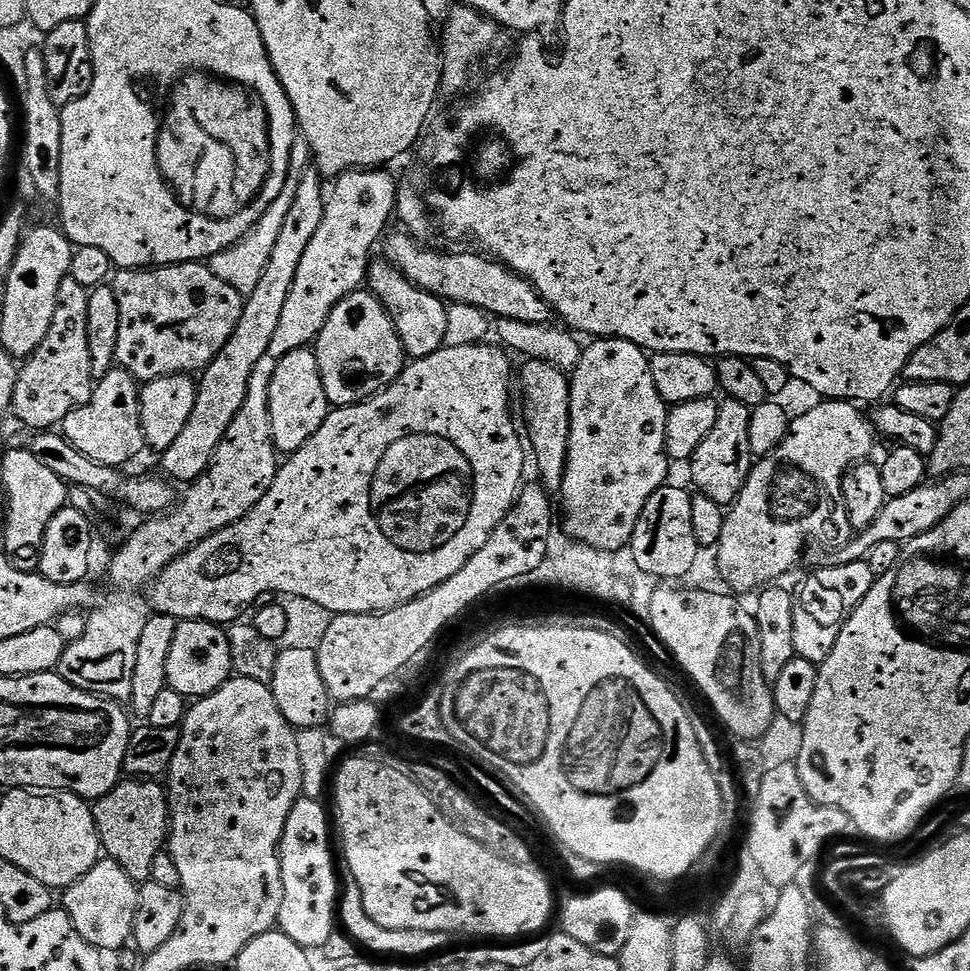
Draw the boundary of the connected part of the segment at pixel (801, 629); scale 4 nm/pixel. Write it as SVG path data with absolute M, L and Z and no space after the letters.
M867 559L855 560L849 564L835 564L833 568L825 568L823 566L817 568L817 572L810 573L797 588L794 588L792 601L794 602L794 650L796 651L796 655L801 660L819 666L826 658L830 658L830 650L834 650L834 642L838 642L838 634L842 634L842 626L850 618L850 614L854 614L854 610L860 605L862 598L866 598L866 594L870 594L870 590L876 581L876 575L874 574L874 570L870 570Z

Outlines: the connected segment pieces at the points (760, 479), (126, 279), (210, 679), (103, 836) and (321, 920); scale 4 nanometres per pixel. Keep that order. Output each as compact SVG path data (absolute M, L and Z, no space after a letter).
M846 400L816 402L788 426L784 441L768 456L761 456L753 463L746 486L727 509L722 538L714 549L716 568L729 584L731 591L752 592L771 585L784 576L800 560L804 547L813 540L816 544L843 545L852 539L854 529L842 498L842 482L855 464L867 461L872 452L874 429L867 415L859 412L855 403Z
M193 262L190 264L165 264L154 268L141 268L139 270L120 270L115 273L117 276L110 281L112 293L118 298L118 350L116 351L116 364L129 372L137 382L158 380L167 376L183 376L185 374L200 374L208 367L208 363L230 342L234 330L238 326L238 318L242 318L245 297L240 295L234 286L226 286L222 278L218 278L208 269L207 263Z
M181 620L176 625L174 646L170 646L170 662L166 662L168 687L186 698L208 696L233 675L228 633L221 625L205 620Z
M128 778L123 782L117 784L114 790L110 790L105 796L100 797L99 800L95 801L94 807L92 808L92 816L96 819L96 829L100 835L100 847L106 853L107 859L118 862L118 866L122 866L122 870L131 880L137 882L147 882L152 878L152 863L154 858L159 852L165 851L166 841L170 835L170 821L168 818L168 794L163 787L160 788L155 779L152 778Z
M301 795L300 799L298 799L294 802L294 806L292 807L292 809L290 810L290 814L286 818L286 830L282 830L282 838L280 839L280 847L279 847L279 849L280 849L280 869L282 870L282 910L280 911L278 928L279 928L279 931L284 932L286 934L286 938L290 938L291 940L293 940L294 943L297 944L297 946L299 948L303 948L305 950L313 950L312 948L322 947L323 944L326 943L327 940L331 938L332 927L335 929L338 924L338 897L340 895L341 885L338 883L338 876L337 876L337 880L336 880L336 864L334 861L332 861L332 844L330 841L328 841L328 820L329 820L329 824L330 824L330 812L329 812L329 809L327 812L327 810L324 809L322 805L323 805L323 803L321 803L320 800L314 800L312 798L308 798L304 795Z

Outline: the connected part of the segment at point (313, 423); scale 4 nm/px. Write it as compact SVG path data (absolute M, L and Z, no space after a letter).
M311 347L290 350L290 354L278 362L278 370L274 370L270 382L270 426L277 453L291 454L306 446L306 442L314 438L318 426L326 422L329 411L315 351Z

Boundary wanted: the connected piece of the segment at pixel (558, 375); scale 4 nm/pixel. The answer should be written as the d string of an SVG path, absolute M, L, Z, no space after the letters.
M525 359L522 364L524 365L522 365L521 368L519 365L518 368L518 388L520 384L521 390L524 391L524 424L522 420L522 428L526 433L526 444L530 449L531 459L532 456L536 459L536 468L540 471L540 476L538 476L539 483L543 484L544 487L548 489L549 493L556 494L559 493L562 482L564 481L564 471L566 470L566 462L568 461L568 439L570 438L570 426L572 425L570 422L570 390L572 389L570 376L567 371L559 369L558 366L554 366L548 361Z

